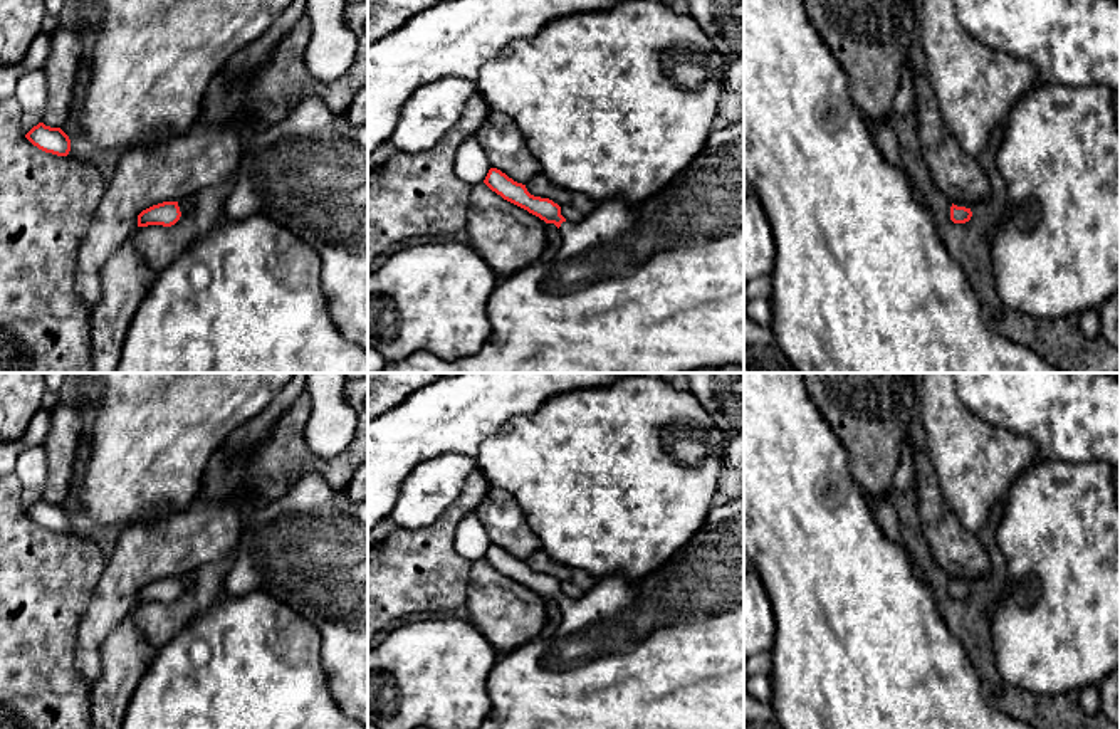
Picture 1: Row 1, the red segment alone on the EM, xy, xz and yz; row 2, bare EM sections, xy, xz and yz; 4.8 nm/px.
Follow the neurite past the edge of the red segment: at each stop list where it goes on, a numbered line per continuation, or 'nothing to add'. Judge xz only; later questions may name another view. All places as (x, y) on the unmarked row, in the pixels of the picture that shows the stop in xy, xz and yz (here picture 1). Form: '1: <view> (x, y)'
1: xz (667, 652)

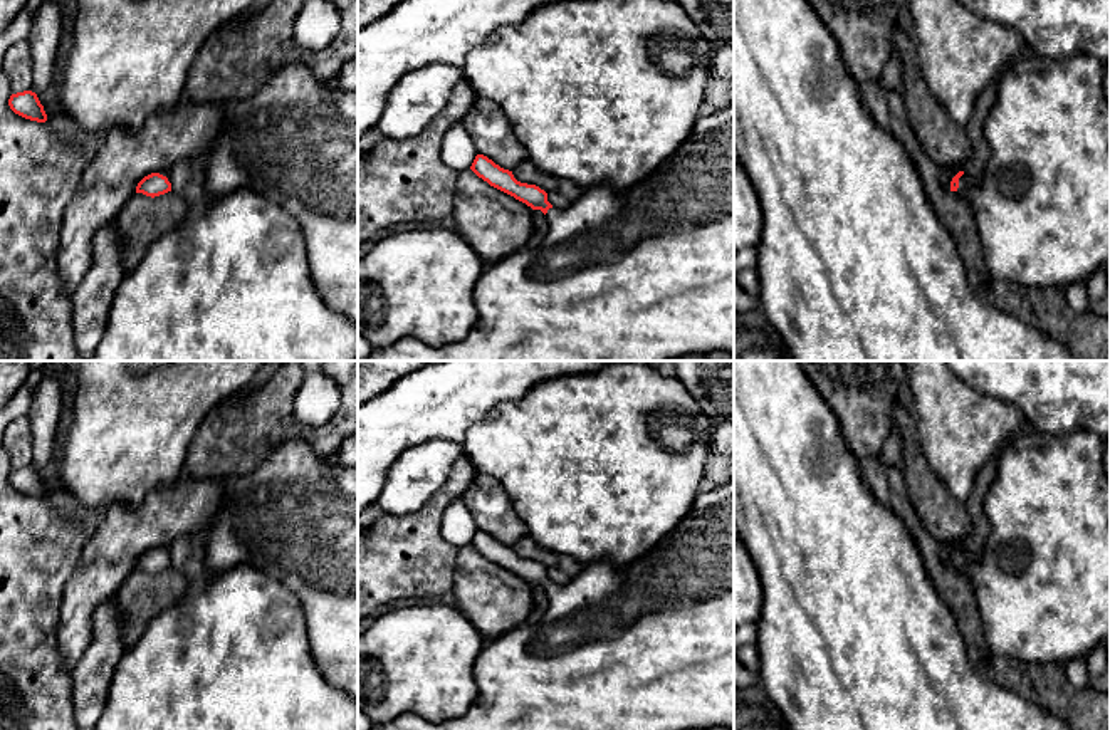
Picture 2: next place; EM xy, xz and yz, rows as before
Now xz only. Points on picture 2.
1: xz (649, 646)

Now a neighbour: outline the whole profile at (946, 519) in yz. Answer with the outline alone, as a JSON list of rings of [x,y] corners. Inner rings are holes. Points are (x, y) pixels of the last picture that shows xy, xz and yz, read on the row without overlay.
[[[900,399],[892,406],[892,420],[900,431],[902,472],[917,517],[940,545],[956,542],[962,547],[971,534],[966,505],[950,495],[942,478],[929,465],[919,443],[915,418]]]

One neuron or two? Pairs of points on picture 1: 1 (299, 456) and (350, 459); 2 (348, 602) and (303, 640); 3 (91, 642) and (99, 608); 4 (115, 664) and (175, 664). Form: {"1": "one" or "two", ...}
{"1": "one", "2": "two", "3": "one", "4": "two"}

